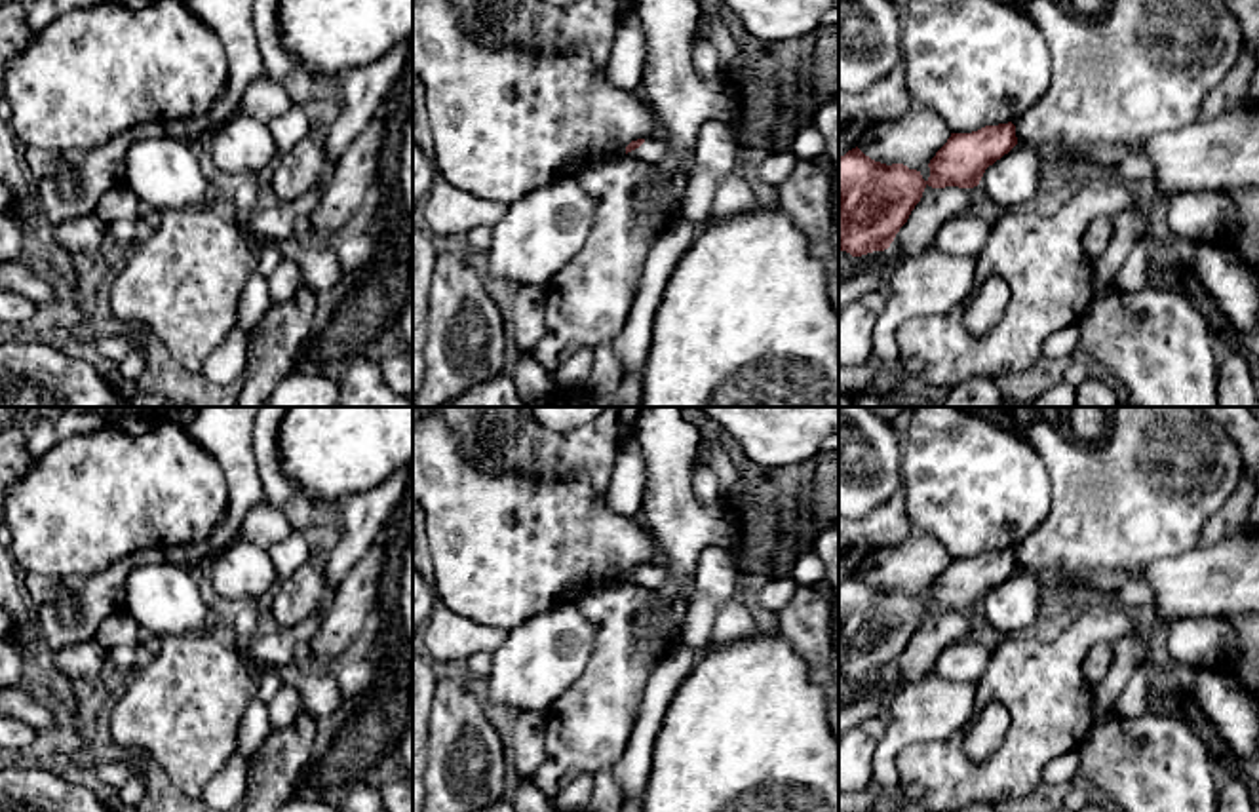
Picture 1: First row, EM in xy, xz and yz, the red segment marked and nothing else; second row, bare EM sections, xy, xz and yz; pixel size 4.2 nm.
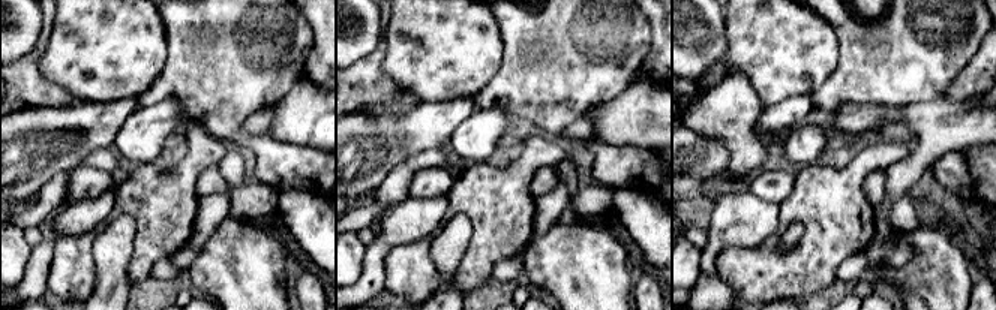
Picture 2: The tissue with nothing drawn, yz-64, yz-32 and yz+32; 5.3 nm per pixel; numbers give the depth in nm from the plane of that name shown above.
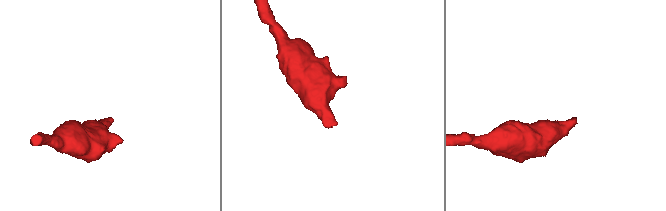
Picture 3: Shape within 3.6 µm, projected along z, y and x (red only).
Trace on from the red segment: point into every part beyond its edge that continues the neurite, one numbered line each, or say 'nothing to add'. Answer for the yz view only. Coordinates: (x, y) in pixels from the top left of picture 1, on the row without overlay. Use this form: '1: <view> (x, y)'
nothing to add

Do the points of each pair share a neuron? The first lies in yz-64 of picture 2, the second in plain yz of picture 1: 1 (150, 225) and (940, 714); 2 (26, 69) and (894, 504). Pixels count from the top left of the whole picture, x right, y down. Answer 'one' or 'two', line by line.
1: two
2: one

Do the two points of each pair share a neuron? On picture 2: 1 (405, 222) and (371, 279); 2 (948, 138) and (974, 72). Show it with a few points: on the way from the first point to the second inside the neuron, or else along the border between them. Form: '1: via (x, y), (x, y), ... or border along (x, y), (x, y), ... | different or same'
1: via (392, 235), (375, 253), (374, 265) | same
2: border along (980, 93), (965, 99), (945, 99) | different

